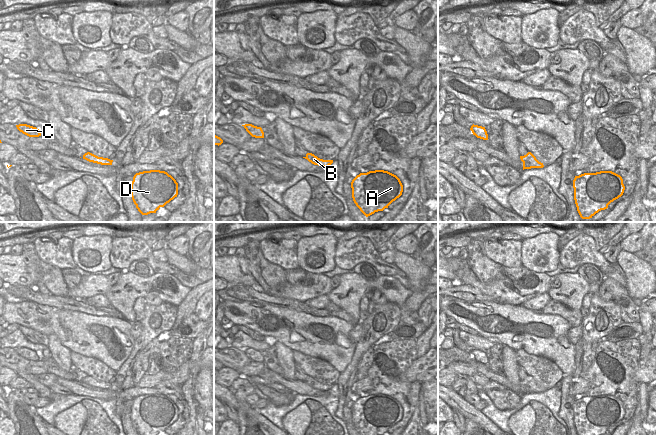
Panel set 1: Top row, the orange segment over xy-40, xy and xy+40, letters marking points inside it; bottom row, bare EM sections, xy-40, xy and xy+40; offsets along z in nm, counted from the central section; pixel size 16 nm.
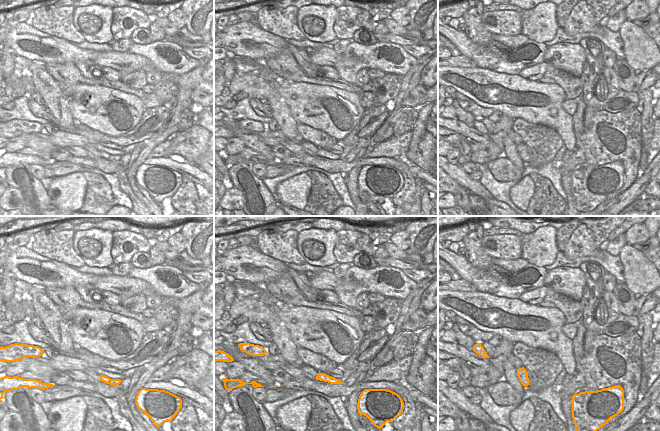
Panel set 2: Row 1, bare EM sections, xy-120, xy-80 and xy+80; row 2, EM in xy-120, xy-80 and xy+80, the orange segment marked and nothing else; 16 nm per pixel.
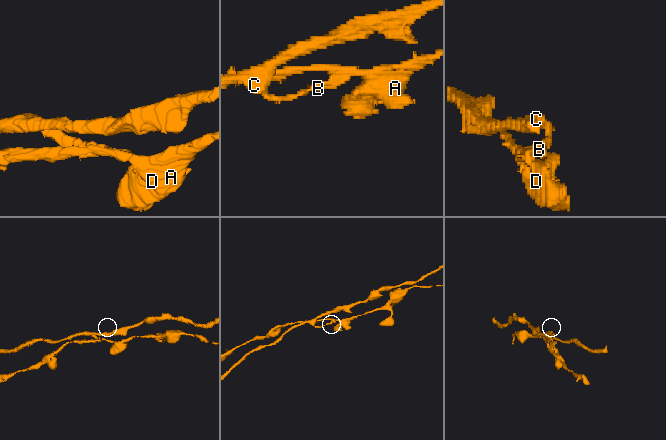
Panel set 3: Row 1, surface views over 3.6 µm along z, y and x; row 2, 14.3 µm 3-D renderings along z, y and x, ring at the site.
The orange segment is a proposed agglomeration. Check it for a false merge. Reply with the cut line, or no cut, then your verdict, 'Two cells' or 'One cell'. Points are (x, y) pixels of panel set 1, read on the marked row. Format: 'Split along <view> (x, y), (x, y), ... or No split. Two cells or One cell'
Split along xy+40 (533, 155), (529, 159), (530, 167). Two cells

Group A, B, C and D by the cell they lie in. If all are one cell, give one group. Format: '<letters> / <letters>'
A B D / C

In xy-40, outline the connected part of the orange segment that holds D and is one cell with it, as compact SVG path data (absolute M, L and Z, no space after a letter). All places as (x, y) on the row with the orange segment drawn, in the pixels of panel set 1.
M165 171L136 173L131 183L131 197L142 215L156 213L178 195L178 183Z

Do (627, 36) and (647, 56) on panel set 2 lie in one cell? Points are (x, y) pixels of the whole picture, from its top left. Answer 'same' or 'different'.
same

